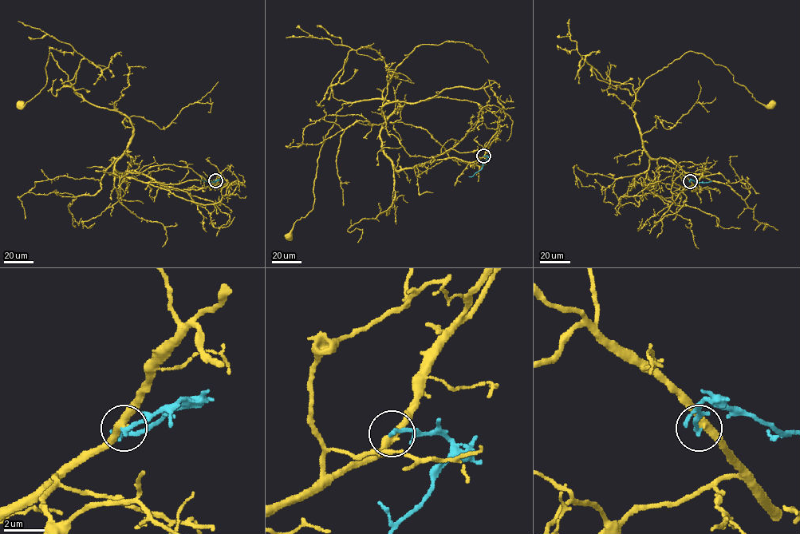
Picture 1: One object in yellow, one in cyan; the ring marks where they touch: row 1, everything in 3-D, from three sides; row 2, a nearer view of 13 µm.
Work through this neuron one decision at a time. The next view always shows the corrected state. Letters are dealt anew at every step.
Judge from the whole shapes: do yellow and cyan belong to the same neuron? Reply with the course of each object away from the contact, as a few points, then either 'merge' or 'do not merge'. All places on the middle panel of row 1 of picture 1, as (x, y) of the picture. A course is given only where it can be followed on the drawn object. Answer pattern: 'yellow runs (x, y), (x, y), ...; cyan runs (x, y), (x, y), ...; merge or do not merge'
yellow runs (483, 156), (396, 170), (380, 132), (401, 106), (383, 99), (344, 103), (320, 152), (313, 208), (289, 236); cyan runs (483, 156), (487, 157), (482, 167), (469, 177); do not merge

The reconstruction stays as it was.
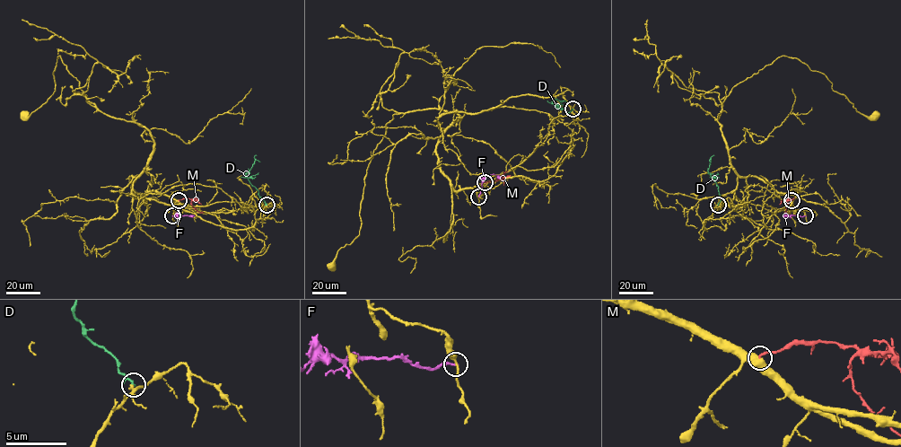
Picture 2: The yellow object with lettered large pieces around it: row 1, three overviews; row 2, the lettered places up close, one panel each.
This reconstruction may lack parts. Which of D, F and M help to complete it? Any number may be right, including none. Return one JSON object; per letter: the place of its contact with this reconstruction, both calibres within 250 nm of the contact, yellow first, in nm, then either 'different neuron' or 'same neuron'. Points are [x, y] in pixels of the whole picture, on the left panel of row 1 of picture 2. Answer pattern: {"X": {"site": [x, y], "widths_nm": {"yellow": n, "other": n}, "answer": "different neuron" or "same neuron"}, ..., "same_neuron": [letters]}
{"D": {"site": [266, 205], "widths_nm": {"yellow": 170, "other": 140}, "answer": "different neuron"}, "F": {"site": [172, 215], "widths_nm": {"yellow": 280, "other": 240}, "answer": "different neuron"}, "M": {"site": [179, 200], "widths_nm": {"yellow": 440, "other": 200}, "answer": "different neuron"}, "same_neuron": []}

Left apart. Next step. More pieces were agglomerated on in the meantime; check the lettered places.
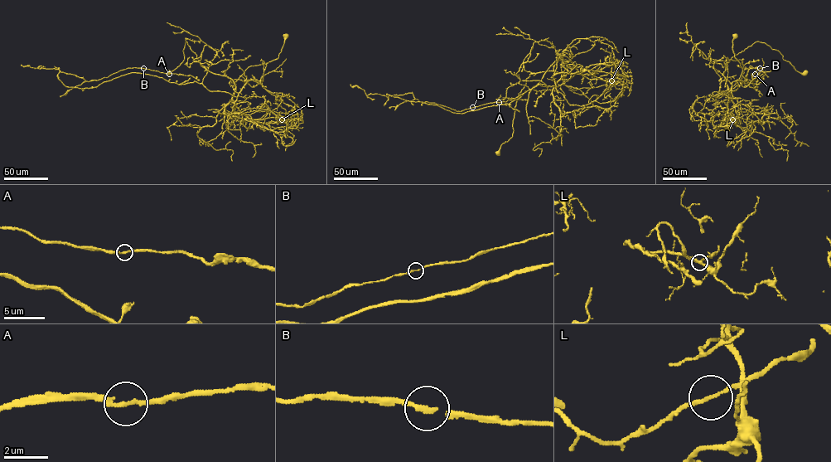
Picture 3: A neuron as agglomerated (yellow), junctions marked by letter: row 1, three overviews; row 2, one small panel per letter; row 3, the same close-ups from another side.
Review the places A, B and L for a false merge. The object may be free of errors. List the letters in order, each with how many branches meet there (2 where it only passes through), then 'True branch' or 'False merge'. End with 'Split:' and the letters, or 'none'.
A: Branches: 2. True branch
B: Branches: 2. True branch
L: Branches: 2. False merge
Split: L

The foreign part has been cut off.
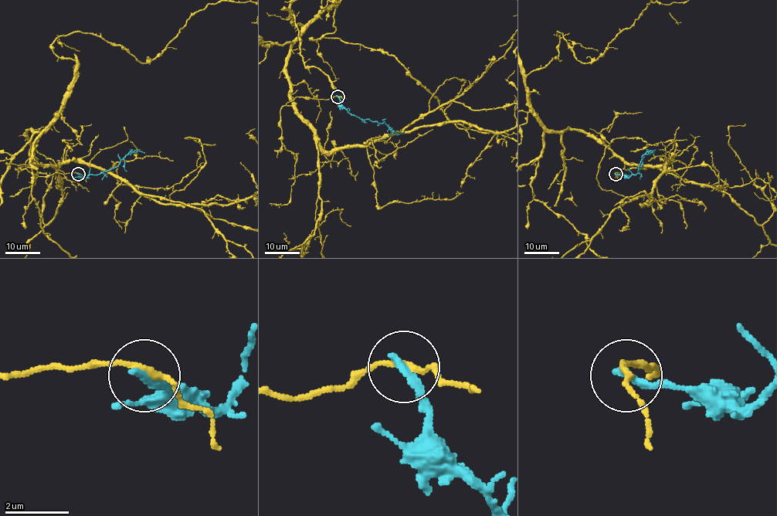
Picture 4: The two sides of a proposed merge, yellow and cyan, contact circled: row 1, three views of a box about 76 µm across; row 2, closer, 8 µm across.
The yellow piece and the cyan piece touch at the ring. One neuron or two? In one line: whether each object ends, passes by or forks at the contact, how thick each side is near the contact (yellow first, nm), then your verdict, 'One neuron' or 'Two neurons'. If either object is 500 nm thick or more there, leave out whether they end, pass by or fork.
At the ring yellow passes by. At the ring cyan ends. Thickness 150 nm (yellow) against 280 nm. Two neurons

